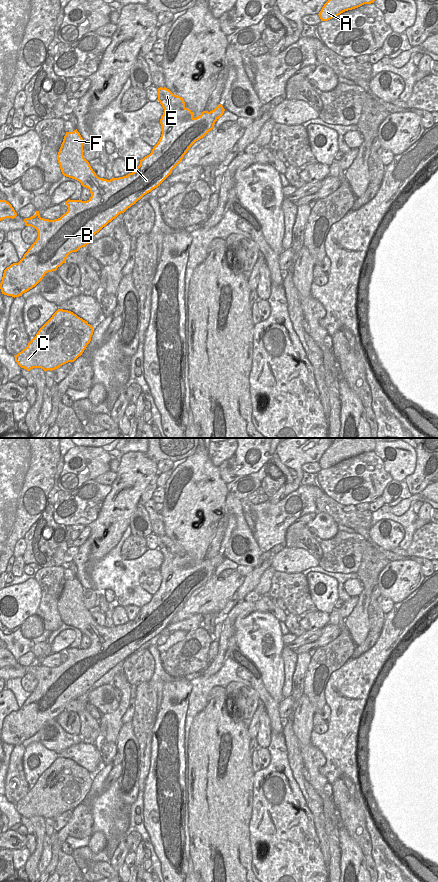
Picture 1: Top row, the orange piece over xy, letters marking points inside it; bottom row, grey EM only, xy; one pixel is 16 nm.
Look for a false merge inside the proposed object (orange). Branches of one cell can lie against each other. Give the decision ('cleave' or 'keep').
keep

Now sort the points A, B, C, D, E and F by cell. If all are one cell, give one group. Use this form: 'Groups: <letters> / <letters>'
Groups: A B C D E F.

